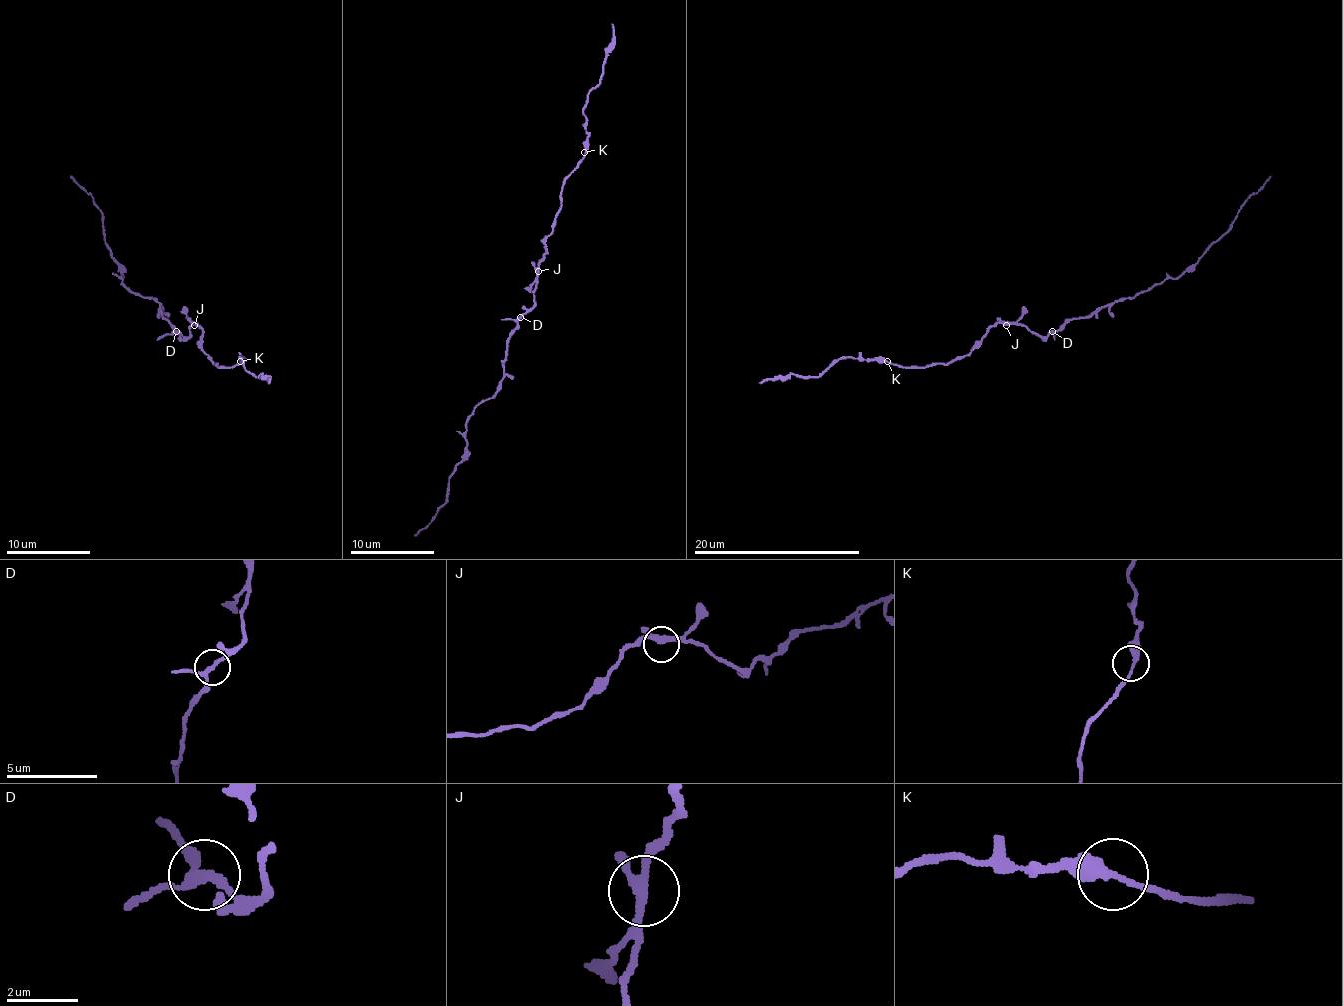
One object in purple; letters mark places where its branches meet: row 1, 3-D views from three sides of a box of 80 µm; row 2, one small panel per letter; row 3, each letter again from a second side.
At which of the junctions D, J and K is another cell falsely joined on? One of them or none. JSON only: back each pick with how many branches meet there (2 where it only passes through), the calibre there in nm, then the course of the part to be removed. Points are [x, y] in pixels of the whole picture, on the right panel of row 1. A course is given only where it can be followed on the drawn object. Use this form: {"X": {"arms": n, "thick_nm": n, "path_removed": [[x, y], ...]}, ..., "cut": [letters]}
{"cut": []}

